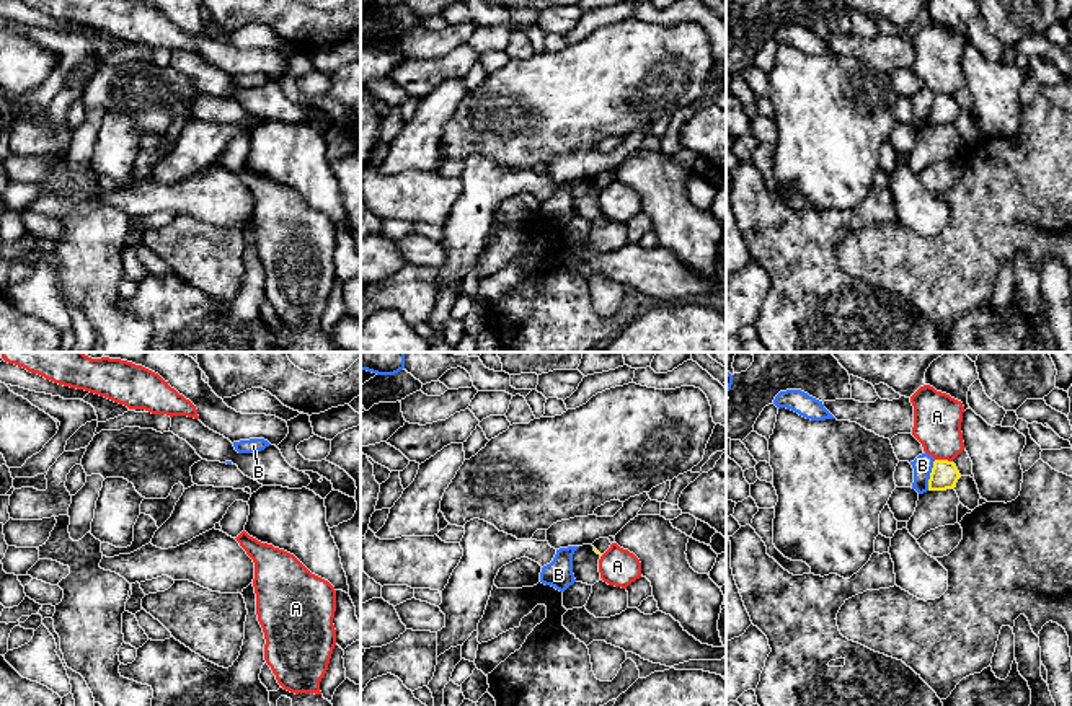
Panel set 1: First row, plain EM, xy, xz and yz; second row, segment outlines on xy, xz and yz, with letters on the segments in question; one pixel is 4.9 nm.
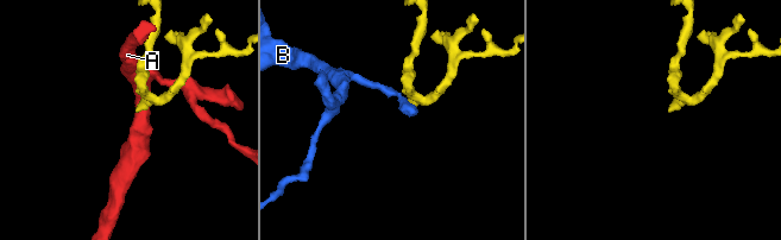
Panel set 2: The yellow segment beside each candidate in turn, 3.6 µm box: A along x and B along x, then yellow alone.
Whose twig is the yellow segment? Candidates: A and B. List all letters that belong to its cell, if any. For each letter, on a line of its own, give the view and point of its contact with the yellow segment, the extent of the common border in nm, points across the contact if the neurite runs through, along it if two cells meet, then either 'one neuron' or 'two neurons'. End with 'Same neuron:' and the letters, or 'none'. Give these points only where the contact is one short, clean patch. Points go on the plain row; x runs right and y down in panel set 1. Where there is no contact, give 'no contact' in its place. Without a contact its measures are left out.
A: meets yellow in yz at (943, 95); contact 90 nm long; two neurons
B: meets yellow in yz at (930, 110); contact 160 nm long; two neurons
Same neuron: none

